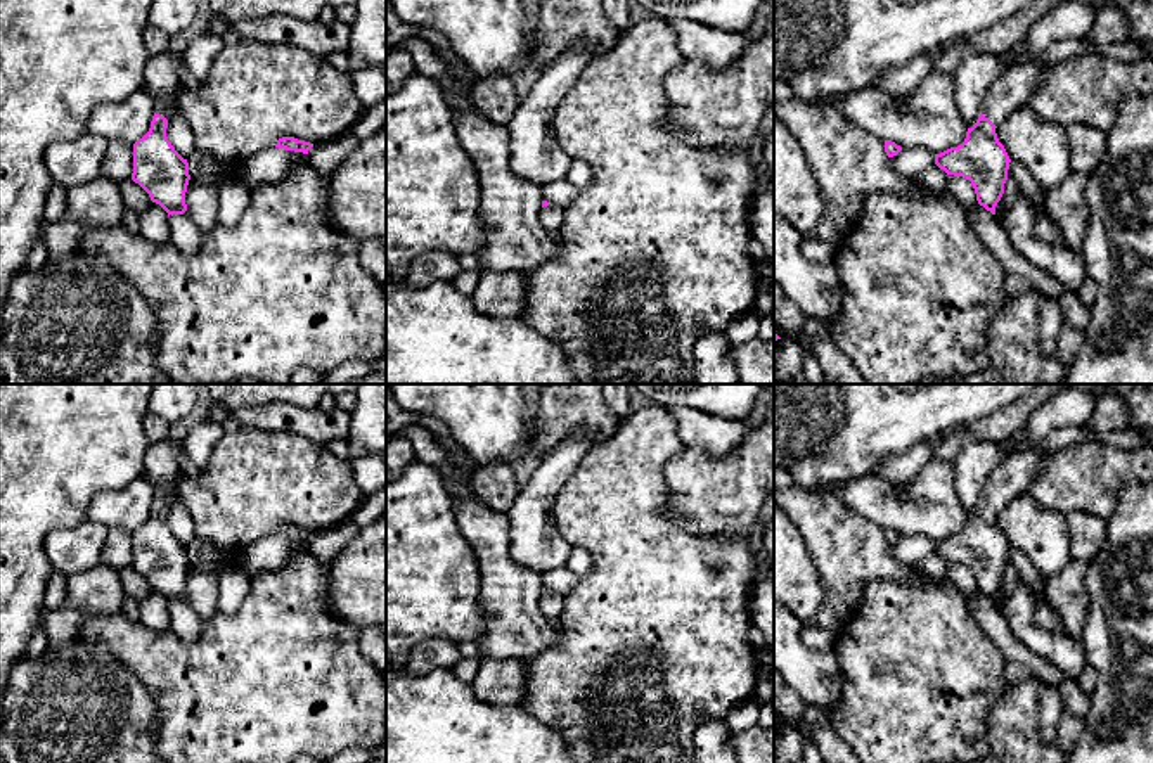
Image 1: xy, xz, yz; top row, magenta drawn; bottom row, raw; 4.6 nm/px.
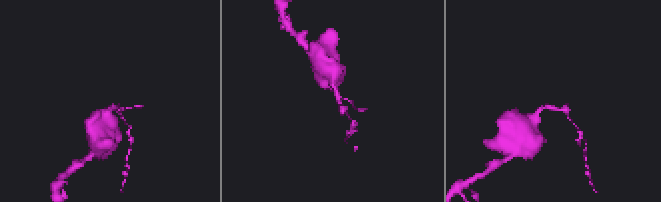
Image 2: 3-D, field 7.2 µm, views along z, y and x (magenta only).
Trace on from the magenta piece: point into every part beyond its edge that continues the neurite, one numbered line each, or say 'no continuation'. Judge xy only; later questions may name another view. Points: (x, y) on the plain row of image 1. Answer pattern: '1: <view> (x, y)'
1: xy (161, 493)

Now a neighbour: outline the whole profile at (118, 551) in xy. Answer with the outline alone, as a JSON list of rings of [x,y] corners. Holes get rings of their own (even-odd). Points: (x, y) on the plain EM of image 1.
[[[123,526],[111,528],[102,547],[102,564],[119,573],[123,567],[132,566],[132,561],[133,533]]]

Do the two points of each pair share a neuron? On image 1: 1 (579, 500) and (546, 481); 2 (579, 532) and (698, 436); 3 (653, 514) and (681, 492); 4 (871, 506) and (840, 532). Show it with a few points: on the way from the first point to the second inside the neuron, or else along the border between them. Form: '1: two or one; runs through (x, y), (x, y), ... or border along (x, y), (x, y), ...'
1: two; border along (584, 455), (556, 499), (553, 516), (558, 530)
2: two; border along (667, 409), (676, 433), (684, 445)
3: two; border along (667, 462), (663, 471), (667, 509), (693, 533)
4: two; border along (826, 492), (831, 492), (883, 530)

